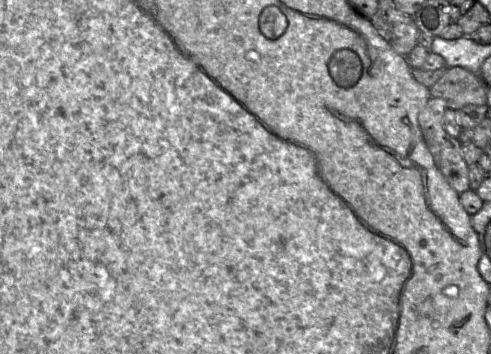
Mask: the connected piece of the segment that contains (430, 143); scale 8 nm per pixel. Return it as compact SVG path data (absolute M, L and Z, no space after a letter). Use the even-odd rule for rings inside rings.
M431 97L425 107L418 114L418 123L424 140L437 168L441 171L449 185L458 193L469 189L469 166L462 155L461 143L449 135L443 127L443 116L448 109L446 101L442 98Z

